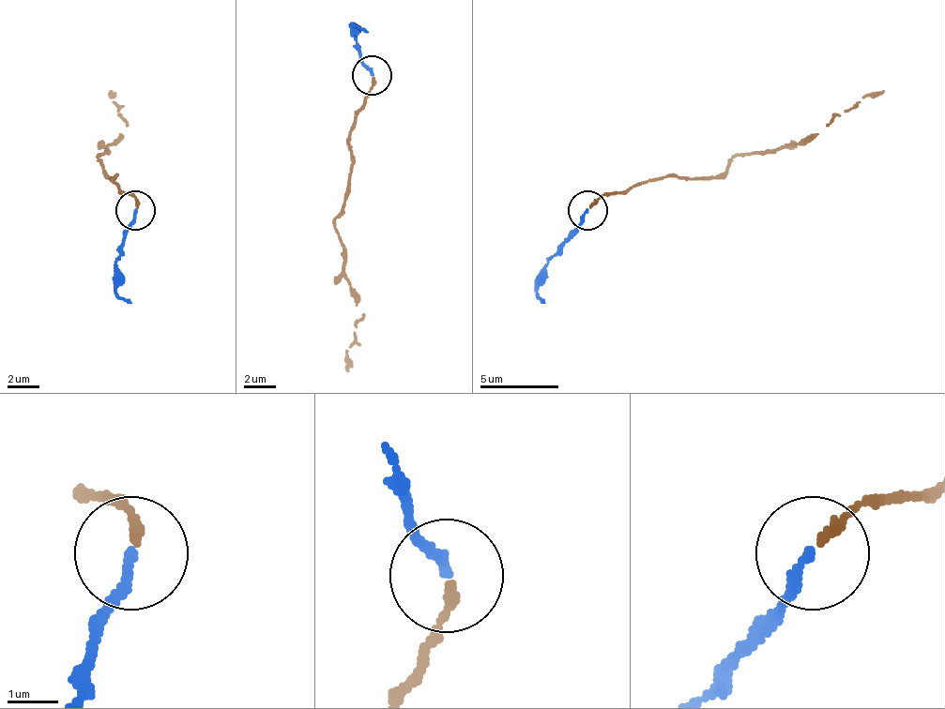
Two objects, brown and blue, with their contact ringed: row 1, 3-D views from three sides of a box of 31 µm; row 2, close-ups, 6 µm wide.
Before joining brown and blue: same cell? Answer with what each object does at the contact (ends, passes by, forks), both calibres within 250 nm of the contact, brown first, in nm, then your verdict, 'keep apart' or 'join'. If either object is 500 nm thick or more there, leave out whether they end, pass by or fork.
brown ends | blue ends | 170/190 nm | join

